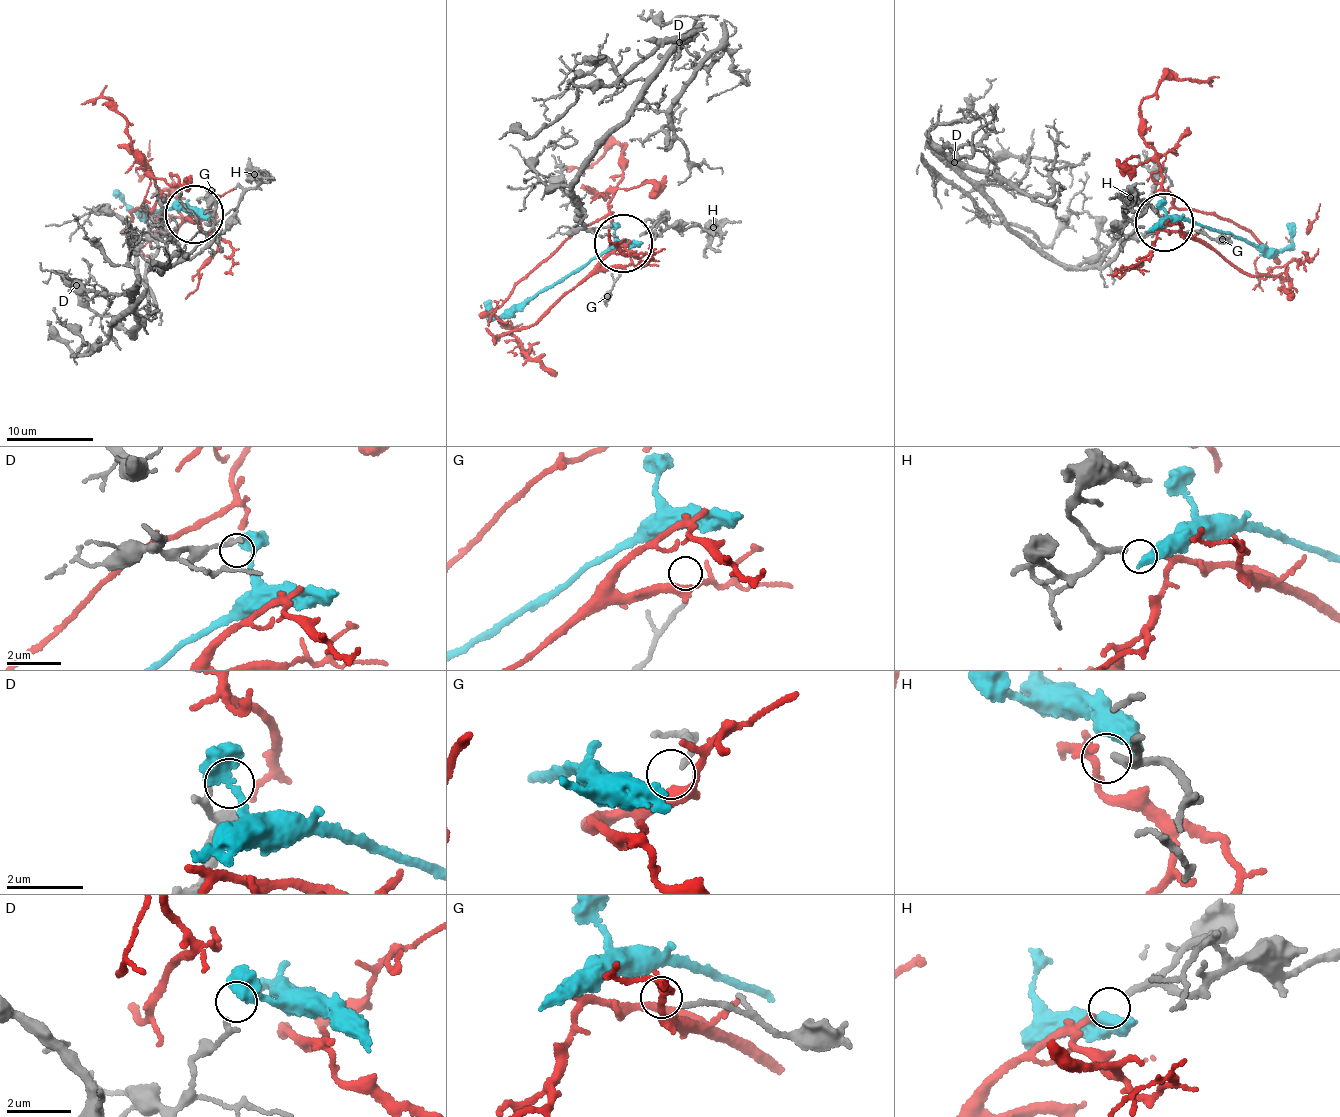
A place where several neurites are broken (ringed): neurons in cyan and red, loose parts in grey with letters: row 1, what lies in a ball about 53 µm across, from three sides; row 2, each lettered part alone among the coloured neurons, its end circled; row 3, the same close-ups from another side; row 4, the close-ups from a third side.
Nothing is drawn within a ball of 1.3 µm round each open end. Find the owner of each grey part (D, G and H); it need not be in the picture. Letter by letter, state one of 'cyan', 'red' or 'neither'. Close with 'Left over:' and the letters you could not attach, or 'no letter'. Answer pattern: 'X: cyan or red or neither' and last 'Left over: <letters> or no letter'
D: neither
G: neither
H: red
Left over: D, G

